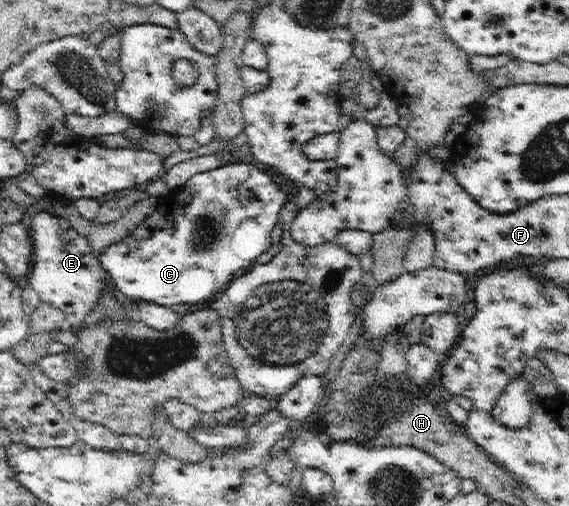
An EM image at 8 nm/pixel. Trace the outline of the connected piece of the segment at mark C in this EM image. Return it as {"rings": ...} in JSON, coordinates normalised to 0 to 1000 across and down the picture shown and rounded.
{"rings":[[[397,320],[383,330],[383,334],[371,334],[364,340],[339,346],[327,362],[299,374],[292,385],[283,387],[278,397],[279,417],[271,417],[269,425],[257,429],[220,472],[193,484],[176,500],[174,514],[178,526],[188,536],[190,553],[207,569],[207,575],[211,573],[218,583],[234,591],[255,591],[281,603],[309,603],[309,599],[355,603],[359,595],[378,591],[411,549],[422,547],[439,534],[453,508],[480,484],[475,460],[478,460],[482,445],[489,441],[492,415],[506,393],[508,389],[503,385],[503,379],[489,370],[489,364],[478,356],[476,348],[471,348],[471,344],[452,330],[450,322]]]}

